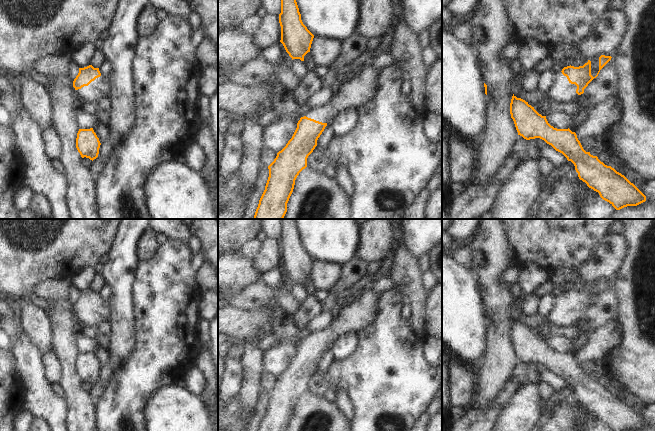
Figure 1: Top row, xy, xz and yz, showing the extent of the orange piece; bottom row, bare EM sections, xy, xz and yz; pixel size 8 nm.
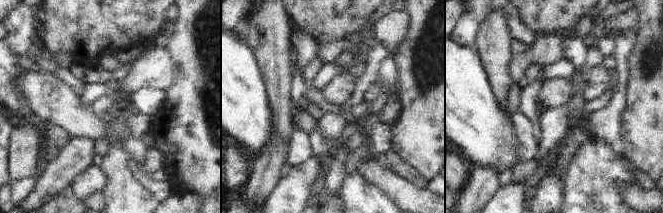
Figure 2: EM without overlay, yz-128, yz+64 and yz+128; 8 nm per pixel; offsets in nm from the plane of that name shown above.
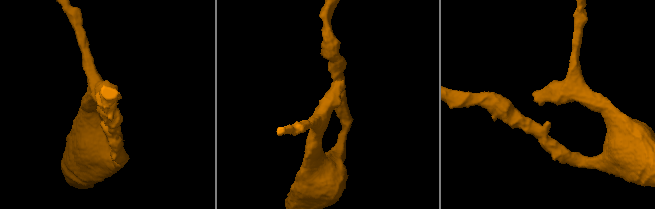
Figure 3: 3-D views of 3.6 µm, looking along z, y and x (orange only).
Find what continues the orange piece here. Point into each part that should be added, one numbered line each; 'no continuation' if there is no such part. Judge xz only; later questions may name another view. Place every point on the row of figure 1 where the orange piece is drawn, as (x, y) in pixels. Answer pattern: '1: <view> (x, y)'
1: xz (359, 90)

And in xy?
1: xy (99, 88)

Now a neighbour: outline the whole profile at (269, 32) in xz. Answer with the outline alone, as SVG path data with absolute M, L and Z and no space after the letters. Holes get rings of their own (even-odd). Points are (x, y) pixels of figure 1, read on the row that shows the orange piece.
M269 14L263 16L259 28L252 37L256 47L262 50L274 43L279 43L281 40L279 17Z

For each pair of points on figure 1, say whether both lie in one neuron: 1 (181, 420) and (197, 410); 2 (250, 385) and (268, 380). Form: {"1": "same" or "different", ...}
{"1": "same", "2": "different"}

